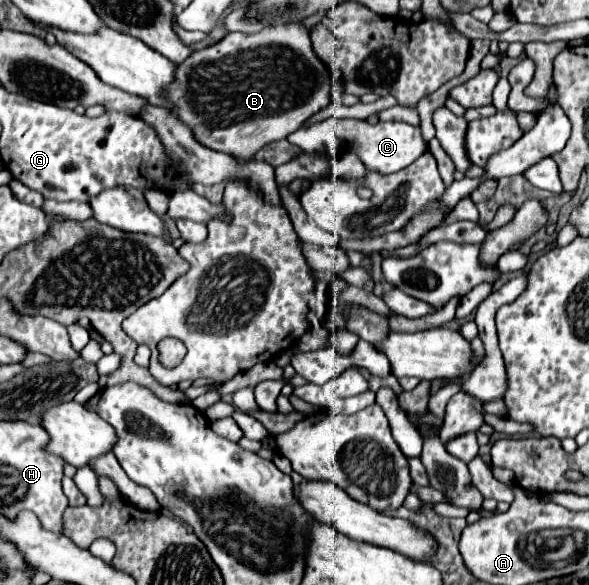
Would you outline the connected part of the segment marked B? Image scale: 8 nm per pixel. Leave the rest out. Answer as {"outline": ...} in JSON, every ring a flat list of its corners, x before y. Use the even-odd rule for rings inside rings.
{"outline":[[288,23,288,25,280,25,280,27,268,27,264,29,264,33,258,33,258,35,244,35,244,33,228,33,224,39,220,39,218,43,202,49,202,51,192,51,186,61,182,61,180,65,176,65,176,71,174,71,174,81,166,87,166,99,174,105,172,107,172,113,192,129,194,133,194,139,198,143,202,143,204,147,212,149,212,151,222,151,222,153,228,153,236,159,242,159,242,161,250,161,264,145,272,143,272,141,278,141,278,139,286,139,292,131,296,131,298,127,302,127,306,123,308,117,312,117,314,113,318,113,322,107,326,107,330,103,330,93,332,91,342,91,342,75,338,73,338,79,334,79,332,71,328,71,328,67,324,67,324,63,314,55,312,51,312,43,310,43,310,35,308,31,300,25,300,23]]}

